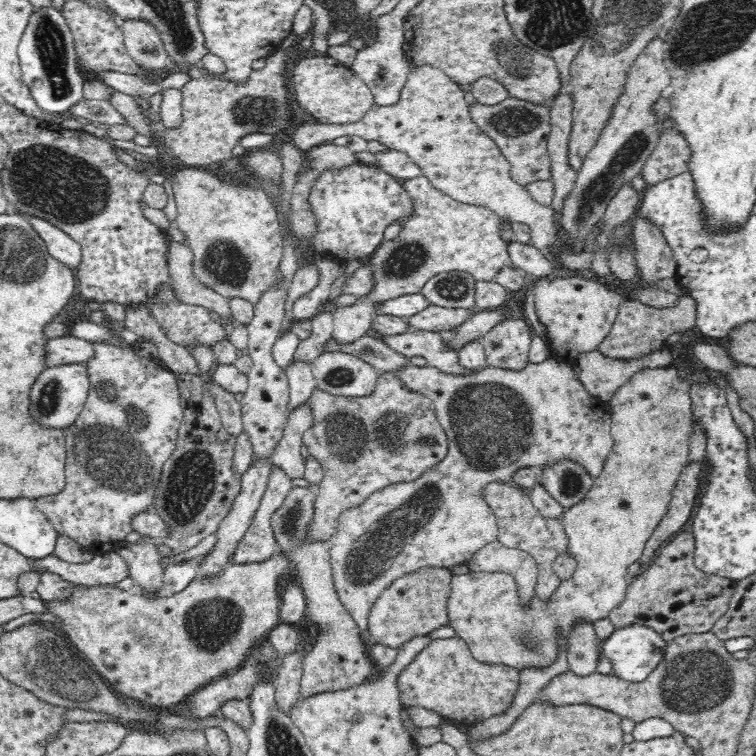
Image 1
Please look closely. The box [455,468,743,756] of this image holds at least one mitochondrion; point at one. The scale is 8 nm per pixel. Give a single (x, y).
(694, 683)

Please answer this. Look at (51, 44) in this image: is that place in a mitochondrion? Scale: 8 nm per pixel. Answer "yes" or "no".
yes

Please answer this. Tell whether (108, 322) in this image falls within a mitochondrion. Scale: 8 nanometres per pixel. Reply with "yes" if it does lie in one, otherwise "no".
no

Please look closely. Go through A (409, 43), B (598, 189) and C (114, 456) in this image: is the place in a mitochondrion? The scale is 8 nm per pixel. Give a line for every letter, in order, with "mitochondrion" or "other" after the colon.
A: other
B: mitochondrion
C: mitochondrion

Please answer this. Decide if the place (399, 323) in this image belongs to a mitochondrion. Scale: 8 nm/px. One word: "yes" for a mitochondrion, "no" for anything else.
no

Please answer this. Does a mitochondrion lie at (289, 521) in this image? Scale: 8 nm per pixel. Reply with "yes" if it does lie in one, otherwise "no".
yes

